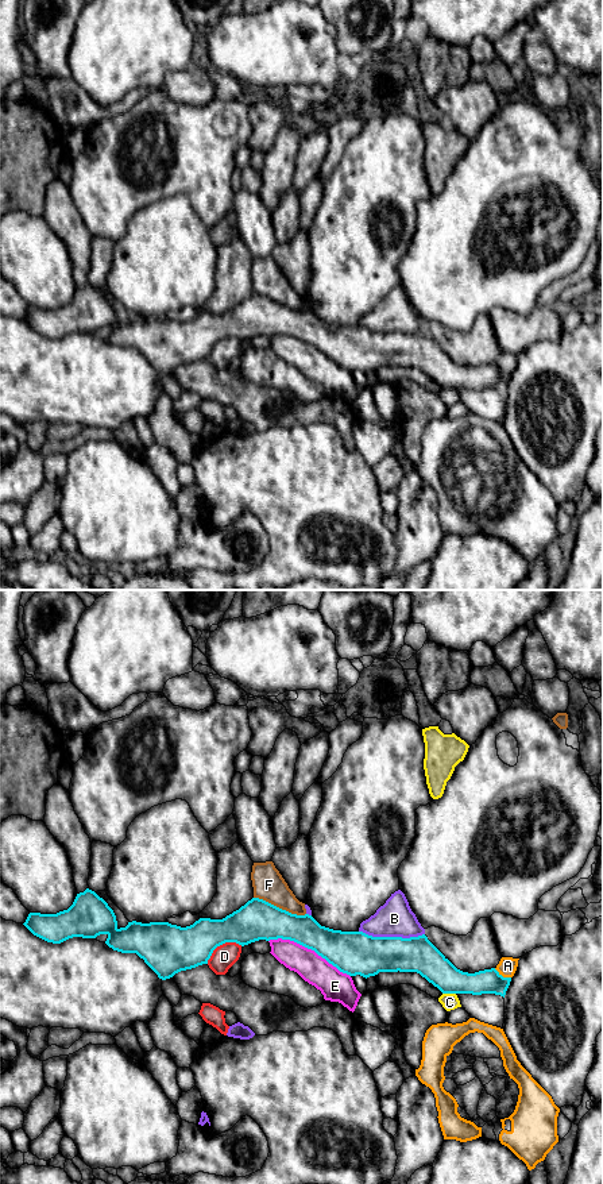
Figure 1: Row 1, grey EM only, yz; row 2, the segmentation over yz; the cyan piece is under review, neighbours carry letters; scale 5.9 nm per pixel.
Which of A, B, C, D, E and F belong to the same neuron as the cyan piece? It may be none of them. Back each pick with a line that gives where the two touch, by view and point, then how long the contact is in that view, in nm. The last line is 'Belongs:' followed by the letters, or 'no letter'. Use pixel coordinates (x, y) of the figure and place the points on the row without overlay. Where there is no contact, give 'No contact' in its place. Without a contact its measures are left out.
F: Touches cyan at yz (278, 303). Shared border 320 nm
Belongs: F

